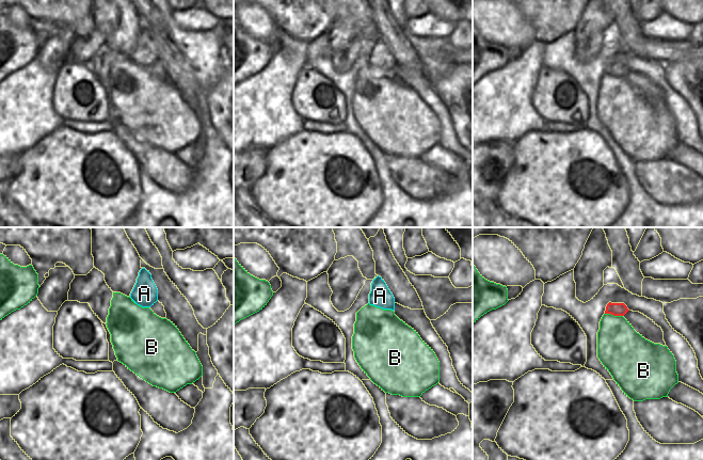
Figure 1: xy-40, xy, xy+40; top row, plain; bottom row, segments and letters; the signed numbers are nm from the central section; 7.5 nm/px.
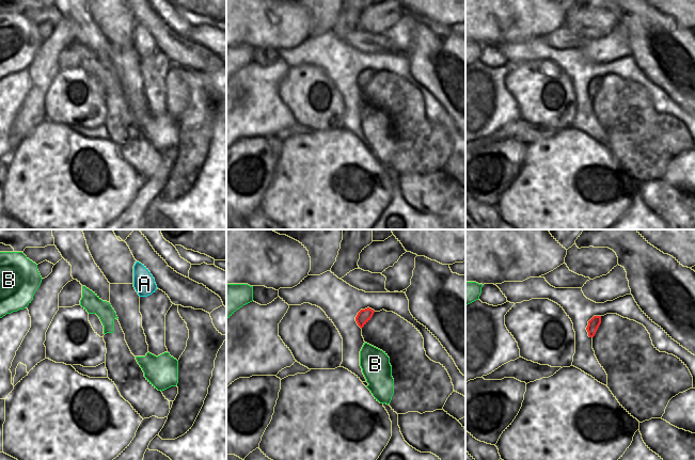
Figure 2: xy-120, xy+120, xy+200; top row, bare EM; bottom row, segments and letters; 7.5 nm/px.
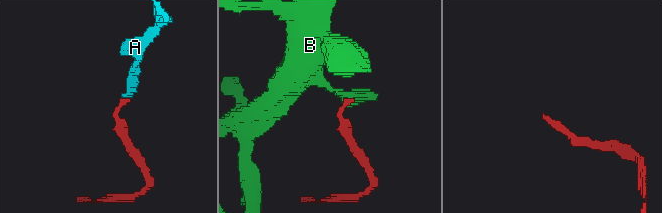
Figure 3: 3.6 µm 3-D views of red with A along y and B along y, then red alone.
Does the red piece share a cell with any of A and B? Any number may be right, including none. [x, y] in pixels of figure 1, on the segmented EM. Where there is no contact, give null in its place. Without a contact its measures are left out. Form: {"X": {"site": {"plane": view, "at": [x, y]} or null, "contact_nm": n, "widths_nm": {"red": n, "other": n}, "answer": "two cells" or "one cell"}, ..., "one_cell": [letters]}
{"A": {"site": null, "answer": "one cell"}, "B": {"site": {"plane": "xy+40", "at": [613, 315]}, "contact_nm": 140, "widths_nm": {"red": 100, "other": 340}, "answer": "two cells"}, "one_cell": ["A"]}

